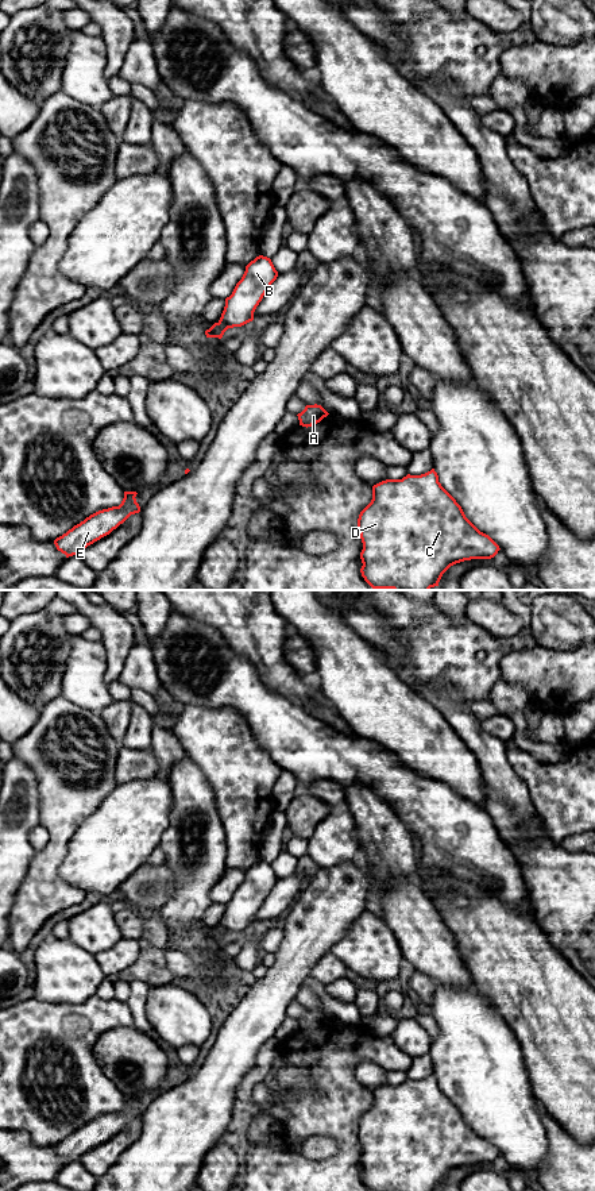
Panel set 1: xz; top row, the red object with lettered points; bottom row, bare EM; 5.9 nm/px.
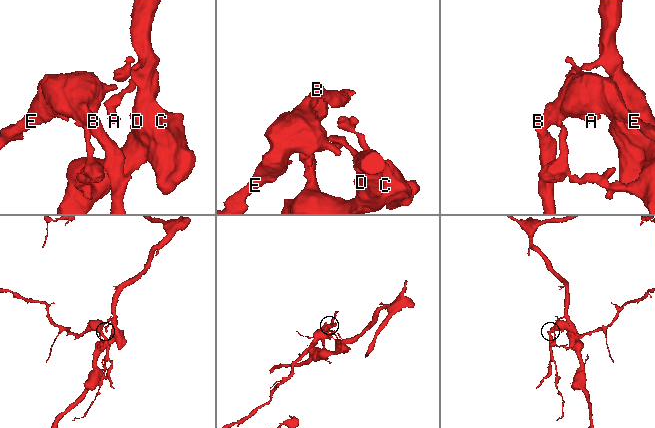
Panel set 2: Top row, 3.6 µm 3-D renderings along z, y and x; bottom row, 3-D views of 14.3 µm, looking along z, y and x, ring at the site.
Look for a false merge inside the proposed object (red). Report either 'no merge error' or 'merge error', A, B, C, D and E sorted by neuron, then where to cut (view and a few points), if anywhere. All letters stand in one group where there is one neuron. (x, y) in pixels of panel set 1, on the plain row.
merge error; A C D / B E; cut in xz along (219, 927), (228, 932)

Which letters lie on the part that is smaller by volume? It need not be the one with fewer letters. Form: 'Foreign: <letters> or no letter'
Foreign: B, E

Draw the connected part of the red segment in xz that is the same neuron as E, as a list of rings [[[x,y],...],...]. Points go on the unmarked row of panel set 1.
[[[124,1096],[124,1103],[119,1111],[98,1115],[57,1142],[54,1145],[57,1155],[69,1163],[78,1160],[88,1150],[109,1140],[131,1119],[140,1117],[136,1099],[136,1096]]]

